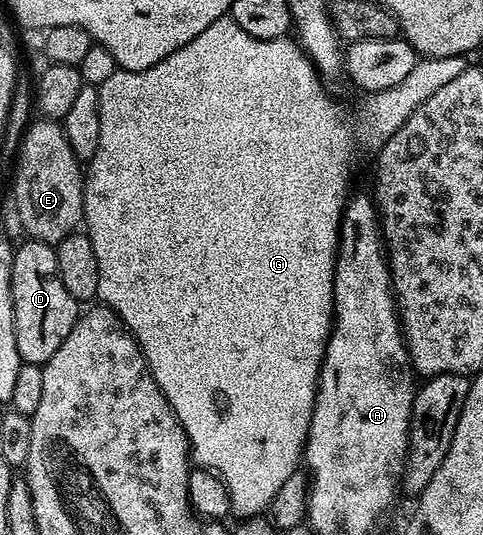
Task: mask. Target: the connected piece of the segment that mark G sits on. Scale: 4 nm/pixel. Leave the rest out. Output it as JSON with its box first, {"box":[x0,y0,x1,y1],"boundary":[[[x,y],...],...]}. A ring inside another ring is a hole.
{"box":[82,16,355,519],"boundary":[[[229,16],[213,20],[213,24],[209,24],[209,28],[205,28],[205,32],[201,32],[201,36],[193,36],[193,40],[189,40],[189,44],[185,44],[174,50],[169,56],[165,56],[165,60],[153,64],[153,68],[144,70],[115,68],[112,71],[112,74],[97,86],[99,115],[101,116],[101,141],[97,143],[97,152],[91,157],[83,179],[82,225],[93,244],[93,252],[97,255],[97,272],[99,273],[97,298],[102,305],[112,310],[121,319],[123,325],[131,331],[135,343],[141,348],[143,359],[147,361],[147,367],[151,370],[153,380],[161,388],[165,400],[169,400],[181,428],[187,433],[187,443],[191,445],[192,463],[205,470],[214,470],[223,479],[229,492],[231,514],[234,517],[237,516],[236,519],[253,518],[262,515],[270,507],[271,501],[281,489],[281,484],[284,484],[289,476],[293,476],[301,466],[303,446],[307,442],[311,413],[315,407],[315,393],[319,387],[319,370],[323,366],[323,357],[327,351],[327,341],[331,338],[331,327],[335,317],[335,293],[333,292],[335,255],[339,252],[339,226],[343,223],[343,208],[349,201],[347,189],[351,186],[351,157],[355,154],[355,130],[351,127],[350,120],[343,118],[342,108],[327,95],[327,90],[323,87],[324,79],[294,37],[257,40],[257,36],[249,36],[249,32],[245,32],[245,28],[241,28],[241,24],[237,24]]]}

